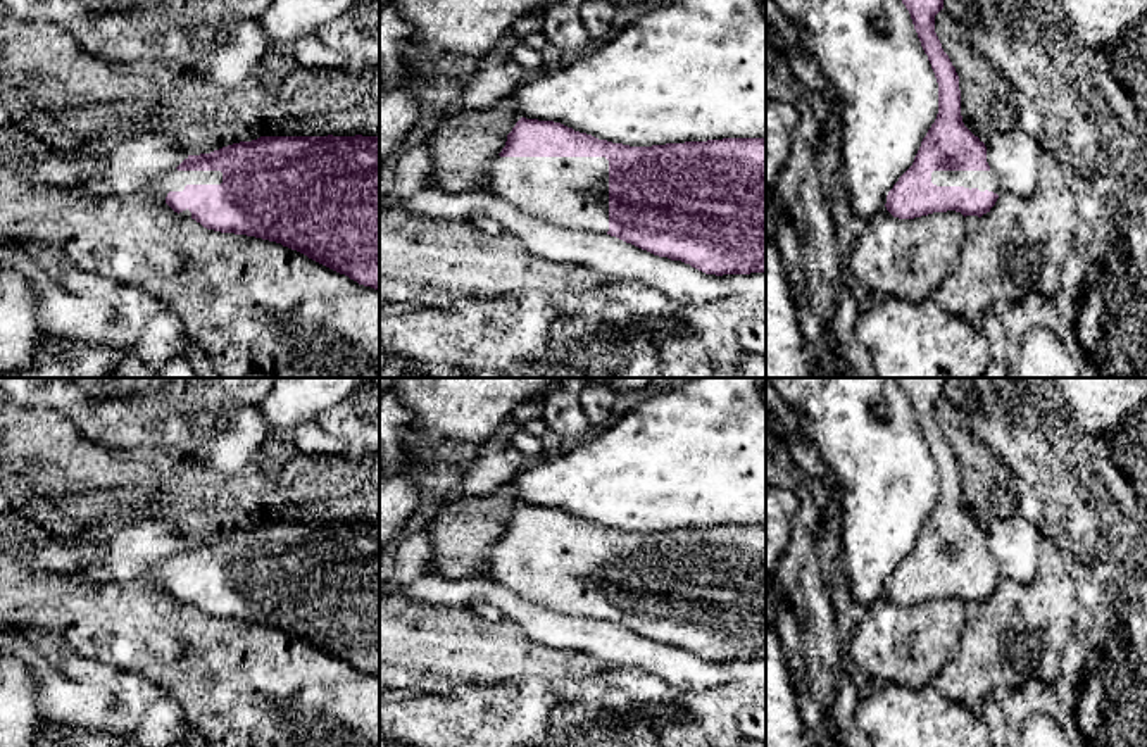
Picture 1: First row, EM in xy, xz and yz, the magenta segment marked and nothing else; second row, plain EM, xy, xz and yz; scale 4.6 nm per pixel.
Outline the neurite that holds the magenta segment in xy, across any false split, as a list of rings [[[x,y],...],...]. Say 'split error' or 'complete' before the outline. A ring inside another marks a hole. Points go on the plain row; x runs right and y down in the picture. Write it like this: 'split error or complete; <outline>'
split error; [[[260,523],[188,542],[145,578],[207,616],[281,630],[379,676],[379,523]]]

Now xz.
split error; [[[521,504],[507,521],[502,538],[490,549],[483,576],[552,611],[607,619],[705,661],[766,659],[766,524],[630,533],[599,526],[561,509]]]

